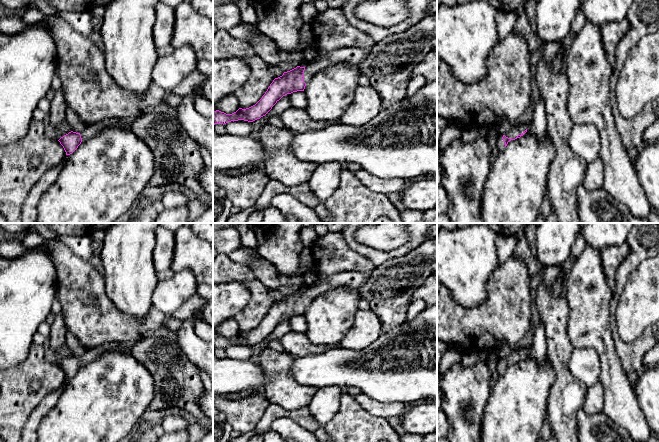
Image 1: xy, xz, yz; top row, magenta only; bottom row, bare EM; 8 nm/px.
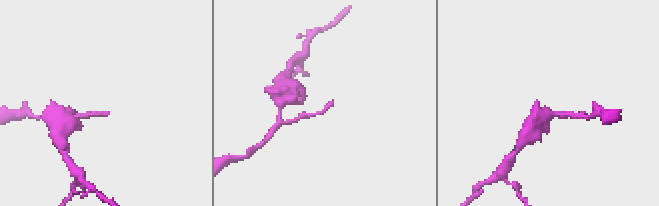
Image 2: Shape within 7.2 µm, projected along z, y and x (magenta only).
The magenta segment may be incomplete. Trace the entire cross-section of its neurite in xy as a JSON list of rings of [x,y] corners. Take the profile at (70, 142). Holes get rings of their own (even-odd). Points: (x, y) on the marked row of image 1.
[[[107,118],[96,124],[88,124],[81,133],[69,132],[61,137],[58,141],[63,146],[66,155],[72,154],[82,141],[86,141],[94,134],[100,133],[103,129],[110,126],[119,126],[124,129],[130,129],[130,126],[124,124],[121,120],[115,118]]]

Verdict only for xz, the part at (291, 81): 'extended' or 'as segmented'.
extended

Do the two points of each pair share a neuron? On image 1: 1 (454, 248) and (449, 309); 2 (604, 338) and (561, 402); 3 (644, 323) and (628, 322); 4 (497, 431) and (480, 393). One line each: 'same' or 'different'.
1: different
2: different
3: same
4: different

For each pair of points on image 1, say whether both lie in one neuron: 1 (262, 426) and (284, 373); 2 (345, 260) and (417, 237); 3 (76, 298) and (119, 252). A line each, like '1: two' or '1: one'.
1: two
2: two
3: two

